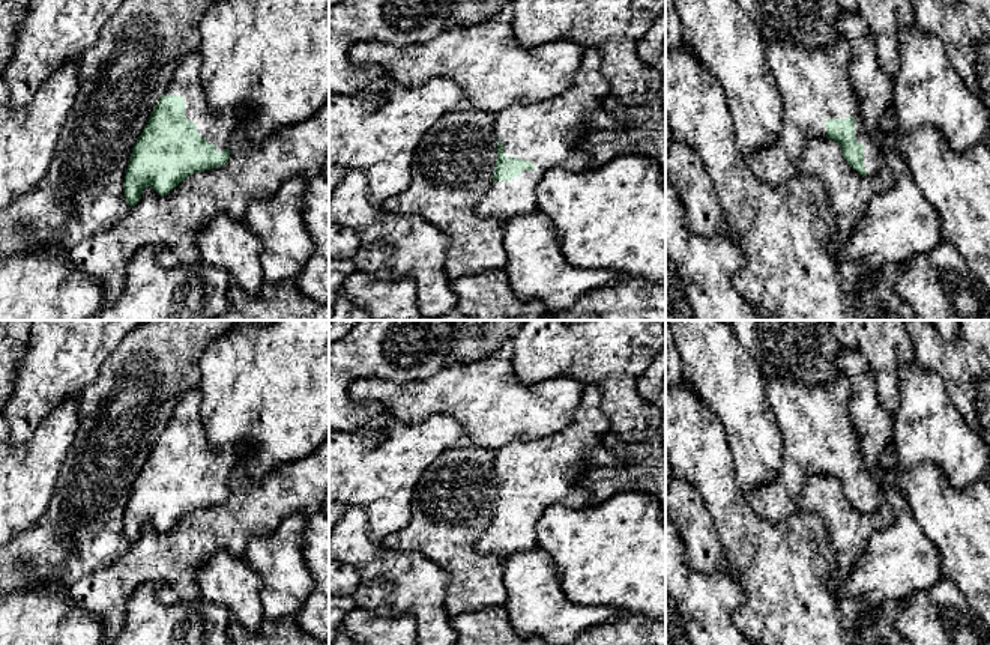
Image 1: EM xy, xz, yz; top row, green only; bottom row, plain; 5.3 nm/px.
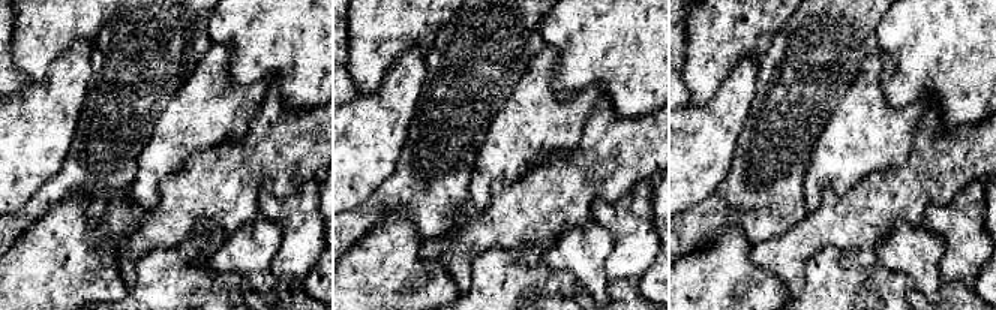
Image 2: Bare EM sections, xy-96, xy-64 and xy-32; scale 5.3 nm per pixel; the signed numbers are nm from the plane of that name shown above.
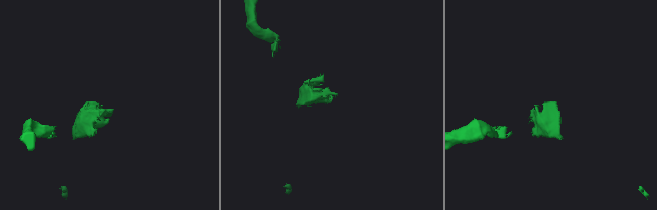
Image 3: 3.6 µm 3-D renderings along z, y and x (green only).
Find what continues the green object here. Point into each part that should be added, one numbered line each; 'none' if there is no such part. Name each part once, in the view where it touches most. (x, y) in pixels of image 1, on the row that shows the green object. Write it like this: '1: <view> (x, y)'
1: yz (814, 86)

